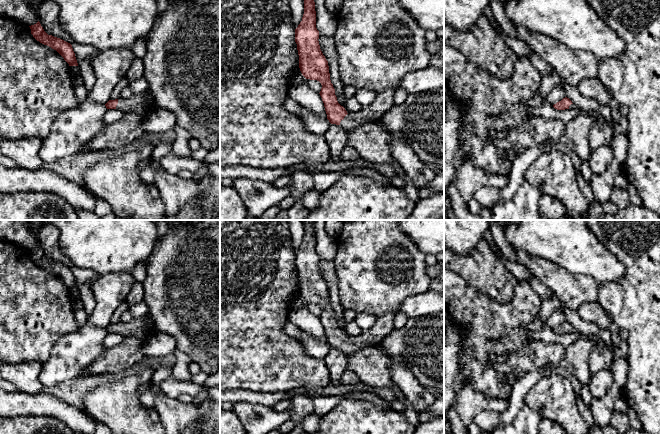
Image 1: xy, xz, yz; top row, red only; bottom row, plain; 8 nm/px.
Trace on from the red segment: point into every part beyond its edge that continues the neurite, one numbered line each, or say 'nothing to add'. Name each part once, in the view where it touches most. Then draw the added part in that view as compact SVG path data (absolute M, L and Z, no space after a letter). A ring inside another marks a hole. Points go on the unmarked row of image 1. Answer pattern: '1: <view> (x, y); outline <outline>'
1: xz (383, 325); outline M387 314L376 318L375 323L366 331L356 337L347 338L340 346L340 350L346 354L369 346L379 346L383 339L394 328L395 314Z

